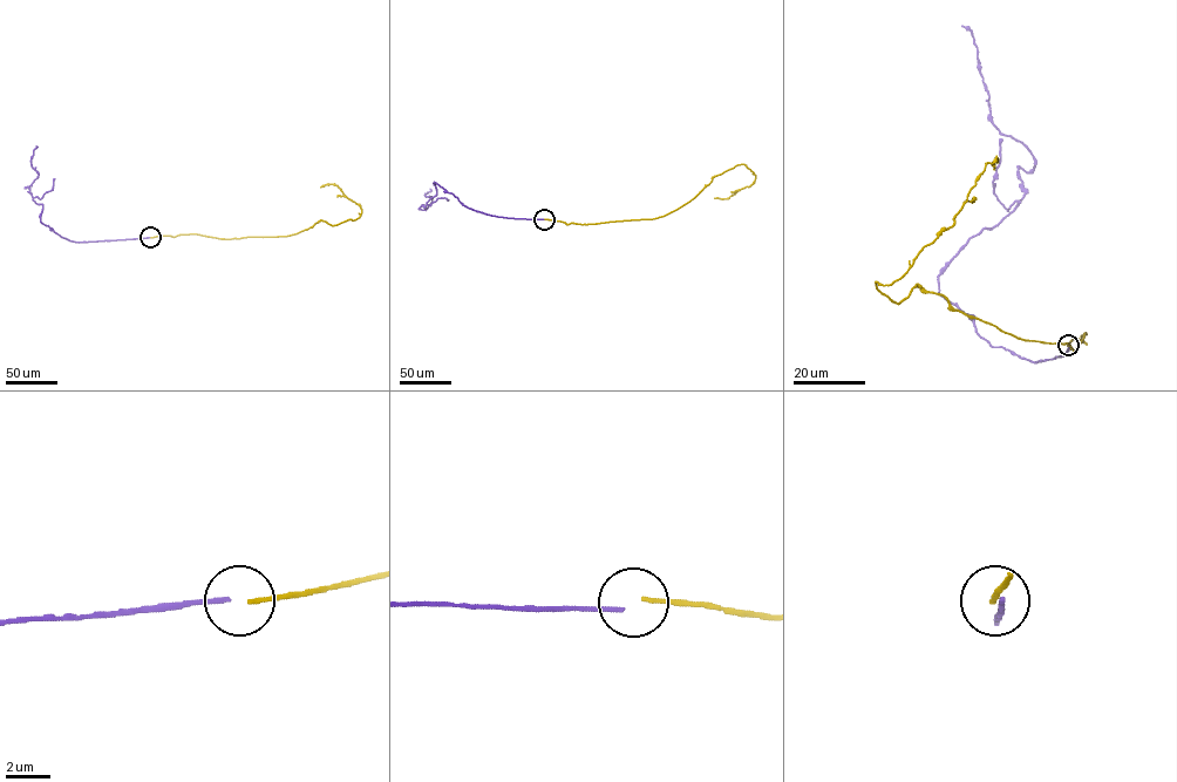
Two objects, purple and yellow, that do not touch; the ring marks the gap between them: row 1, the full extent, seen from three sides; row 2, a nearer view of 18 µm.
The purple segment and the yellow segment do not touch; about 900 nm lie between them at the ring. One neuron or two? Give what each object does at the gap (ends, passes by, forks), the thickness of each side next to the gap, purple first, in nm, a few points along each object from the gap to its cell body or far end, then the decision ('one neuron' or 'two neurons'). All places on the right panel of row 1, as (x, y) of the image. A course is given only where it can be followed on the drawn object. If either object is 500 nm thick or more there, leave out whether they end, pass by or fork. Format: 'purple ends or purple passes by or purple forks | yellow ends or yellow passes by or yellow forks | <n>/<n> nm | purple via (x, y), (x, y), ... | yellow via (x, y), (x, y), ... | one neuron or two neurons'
purple ends | yellow ends | 200/190 nm | purple via (1068, 345), (1035, 362), (991, 345), (939, 292), (1035, 165), (995, 127), (961, 25) | yellow via (1068, 345), (1086, 332), (1073, 351), (917, 284), (899, 304), (876, 288), (954, 223), (997, 158), (993, 169) | two neurons

